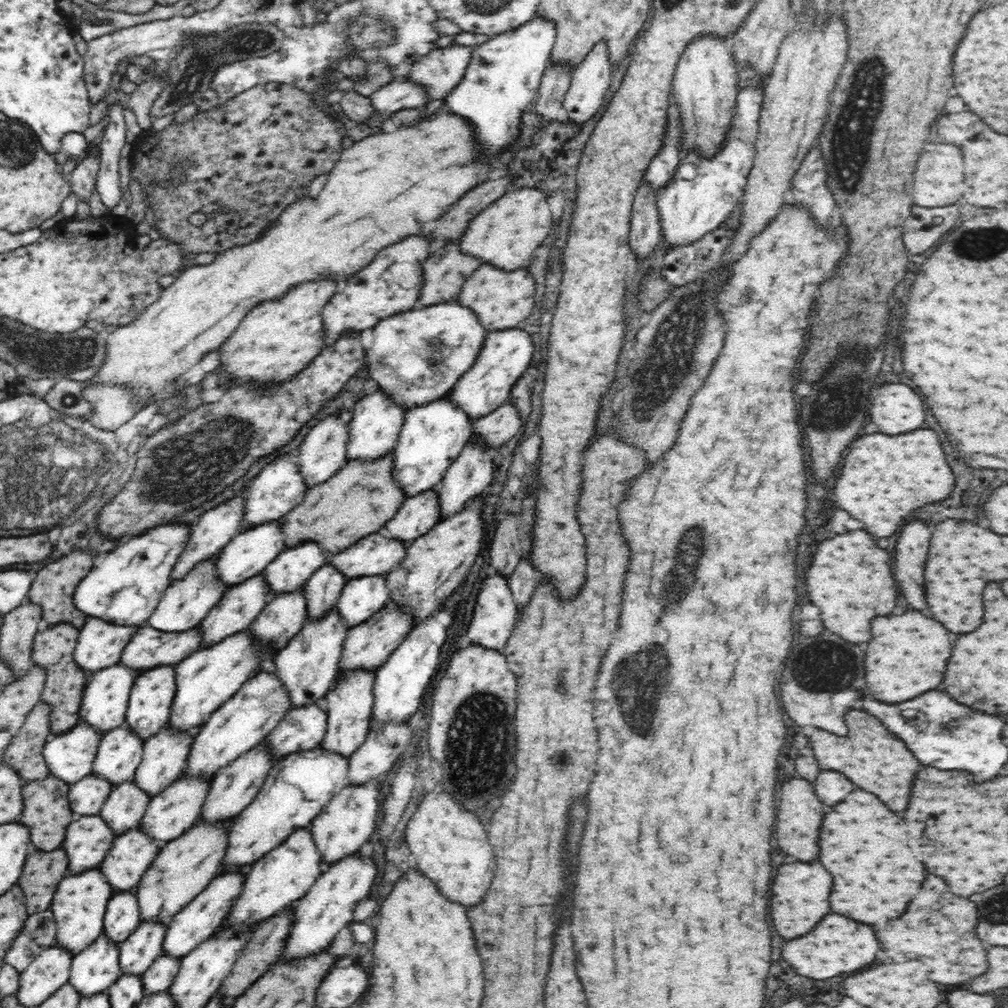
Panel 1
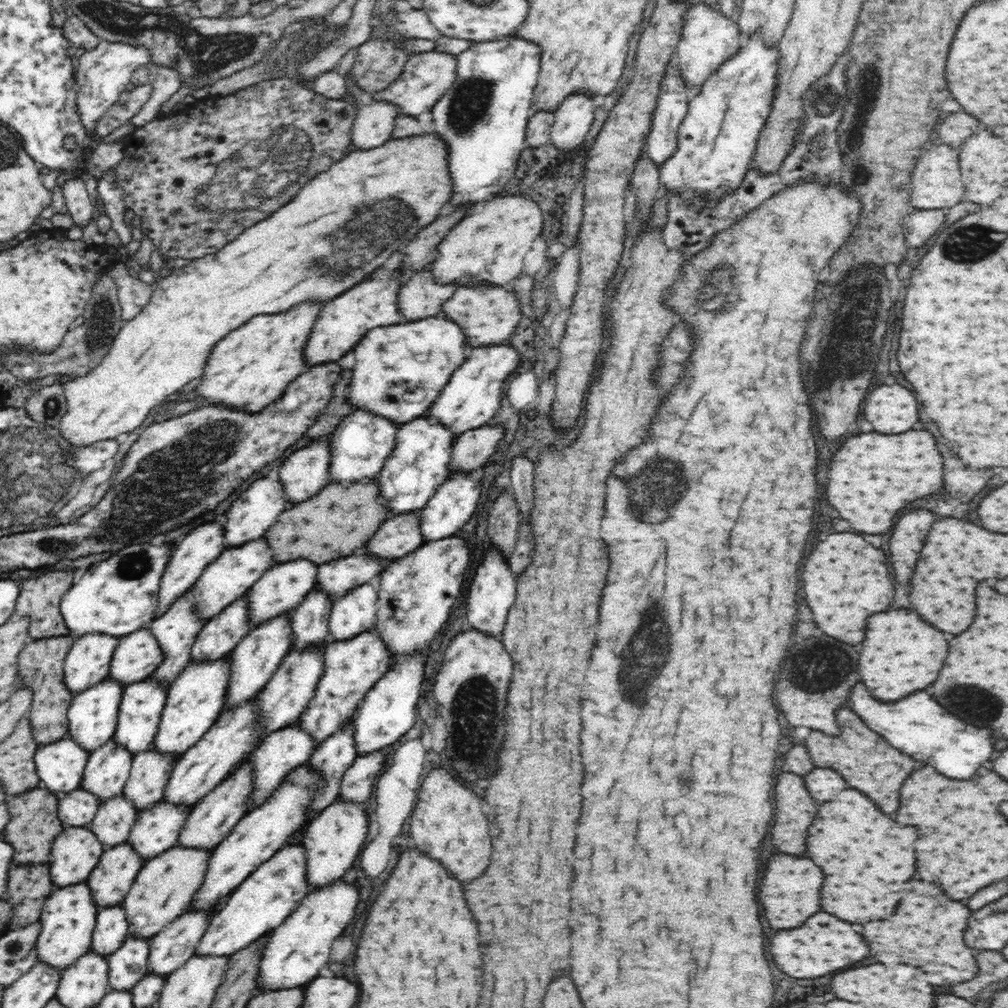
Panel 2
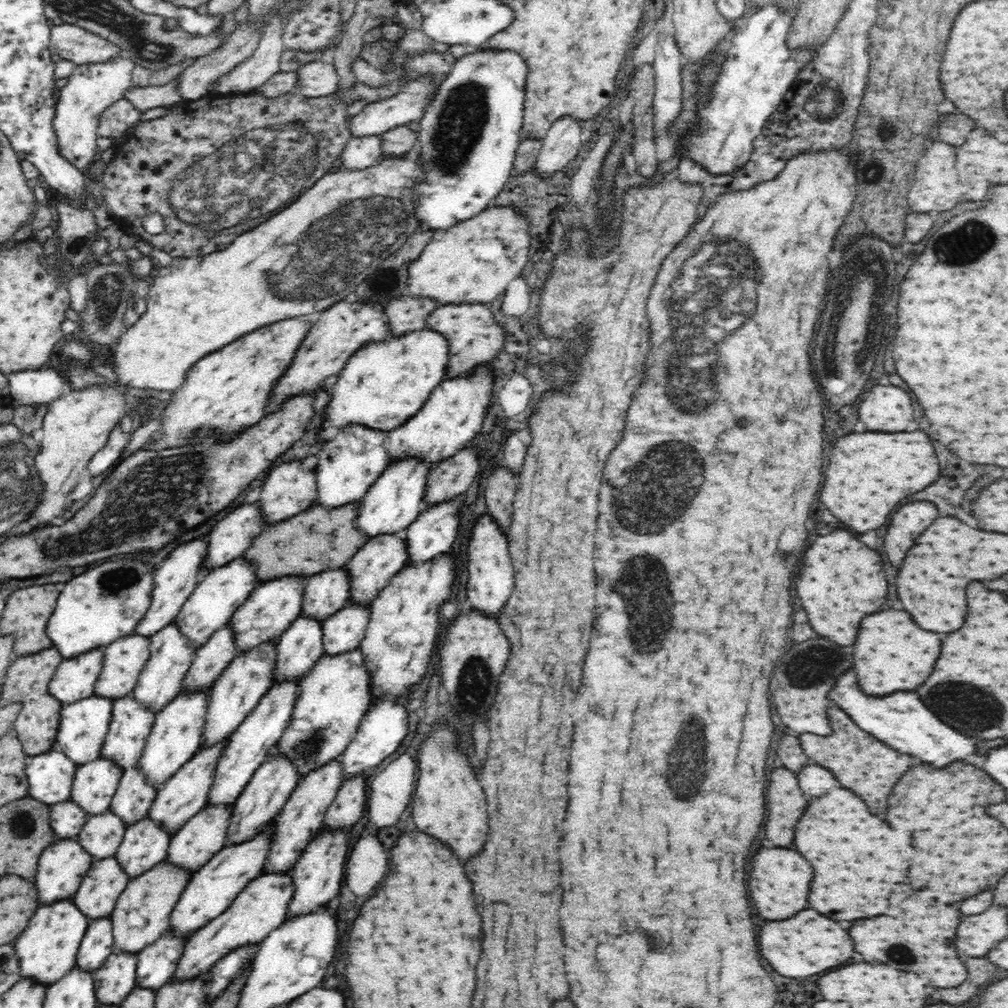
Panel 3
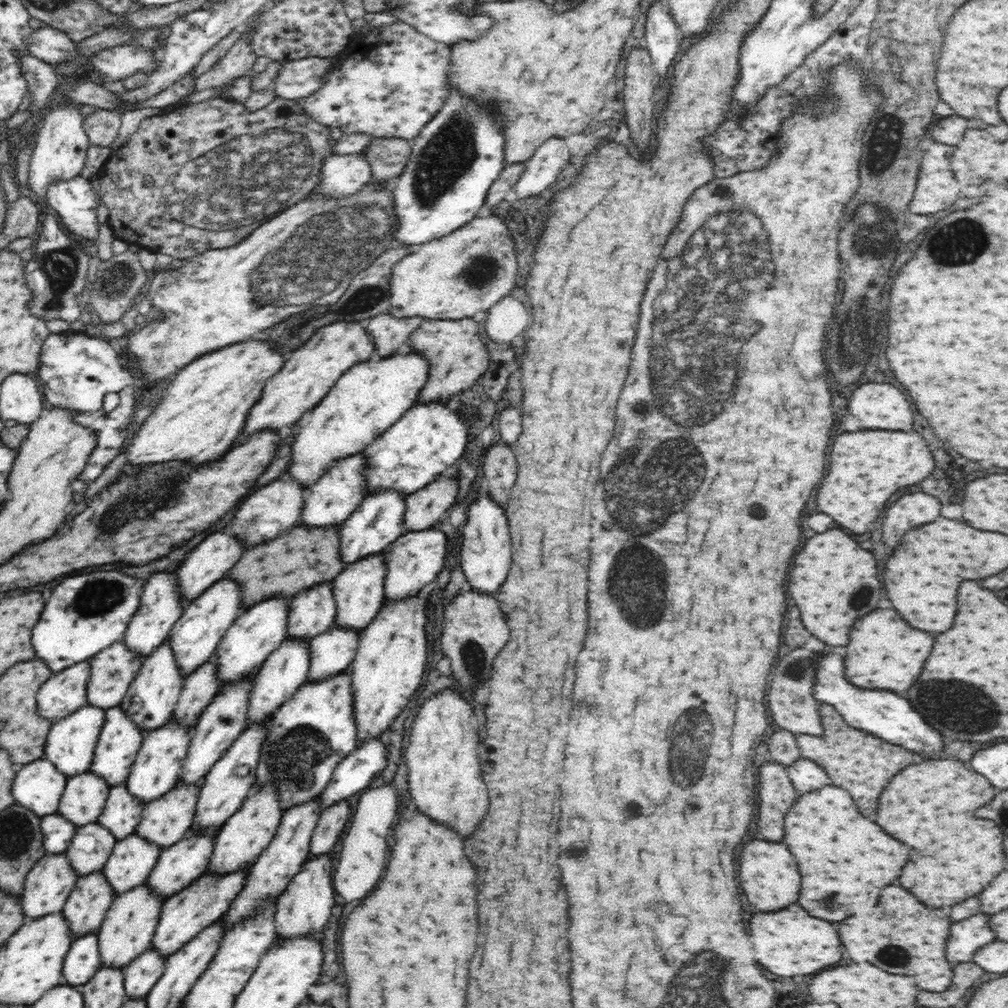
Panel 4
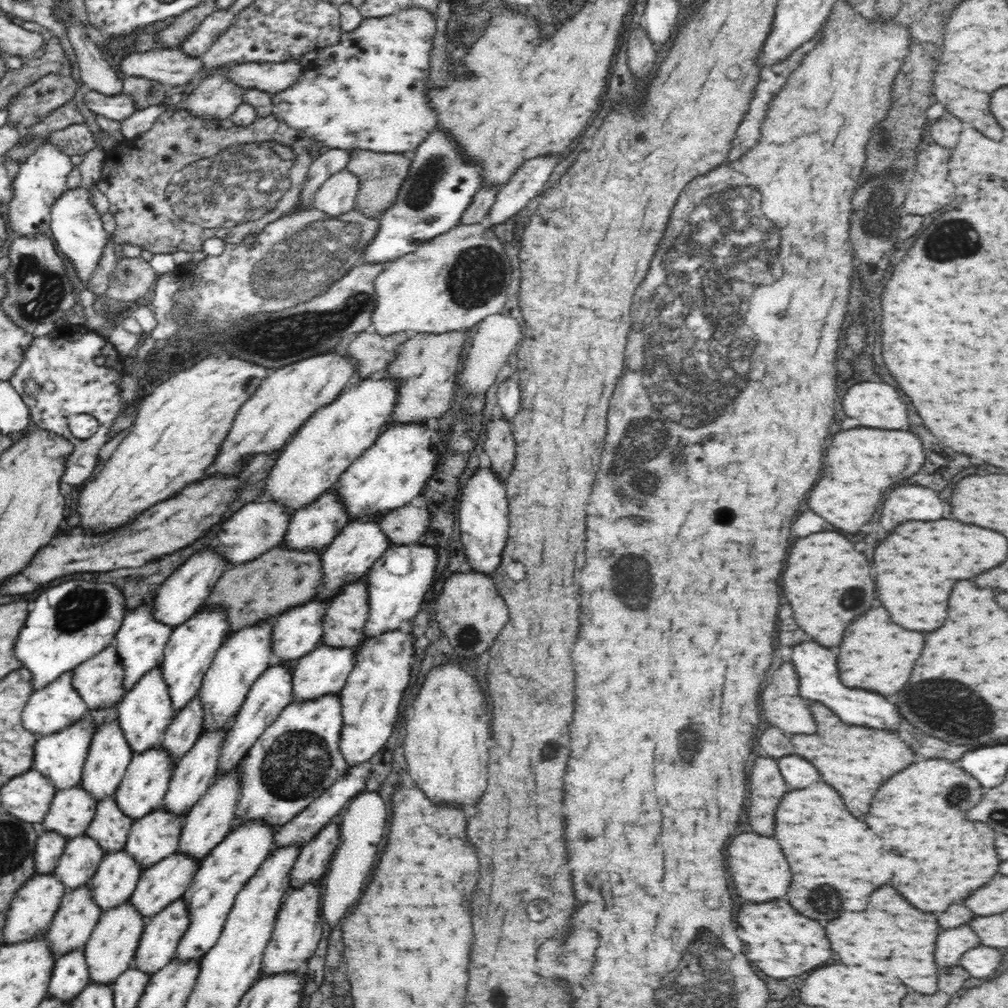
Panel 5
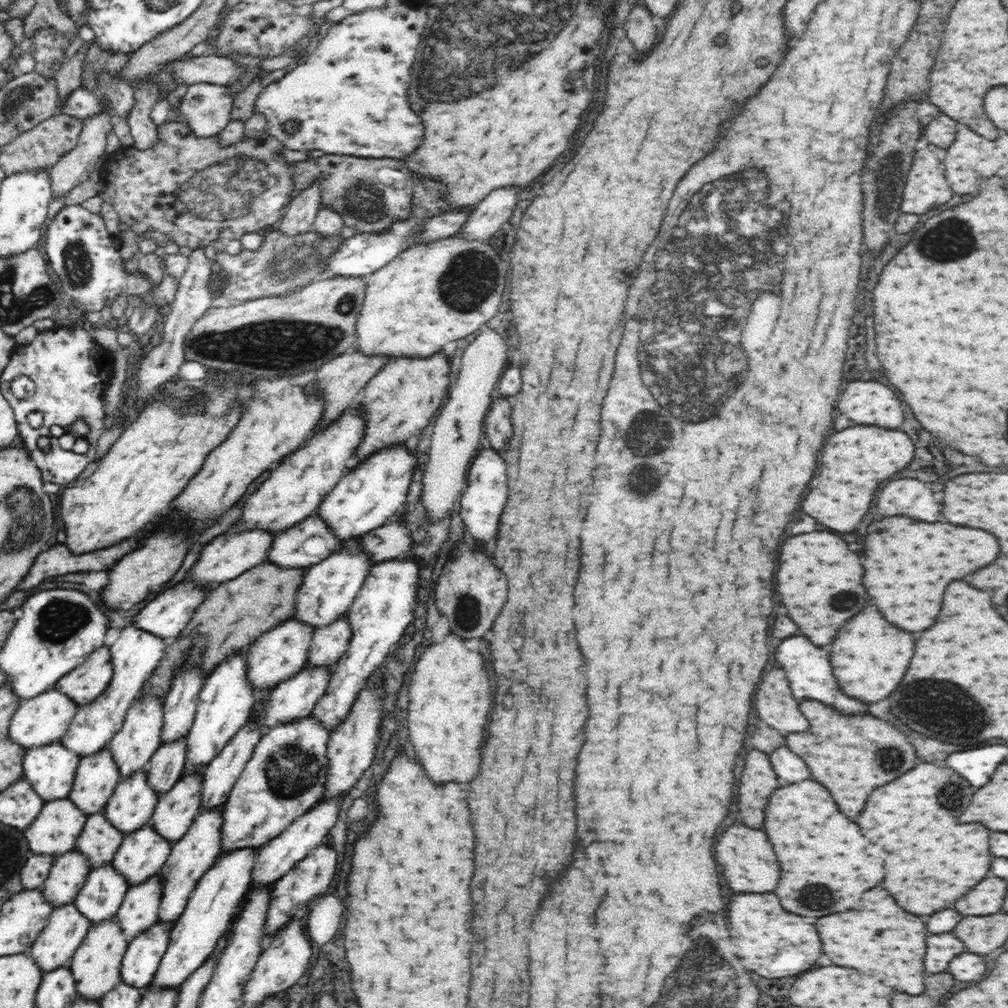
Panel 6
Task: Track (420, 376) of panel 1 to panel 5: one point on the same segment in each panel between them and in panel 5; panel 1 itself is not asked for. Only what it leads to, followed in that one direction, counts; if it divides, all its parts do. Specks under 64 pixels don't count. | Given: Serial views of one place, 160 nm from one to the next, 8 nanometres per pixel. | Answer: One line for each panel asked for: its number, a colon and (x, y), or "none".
2: (400, 370)
3: (382, 385)
4: (368, 399)
5: (311, 462)

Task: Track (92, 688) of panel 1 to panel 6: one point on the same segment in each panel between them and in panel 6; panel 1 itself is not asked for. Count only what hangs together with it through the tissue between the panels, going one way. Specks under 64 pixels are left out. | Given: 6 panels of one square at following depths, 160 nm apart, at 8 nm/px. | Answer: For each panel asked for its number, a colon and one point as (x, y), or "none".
2: (93, 714)
3: (84, 725)
4: (71, 742)
5: (60, 757)
6: (50, 770)

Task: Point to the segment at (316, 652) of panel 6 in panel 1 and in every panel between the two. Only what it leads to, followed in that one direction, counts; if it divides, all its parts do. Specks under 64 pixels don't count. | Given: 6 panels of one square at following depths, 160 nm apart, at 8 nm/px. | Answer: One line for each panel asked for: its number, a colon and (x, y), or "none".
1: (418, 514)
2: (399, 535)
3: (380, 558)
4: (358, 590)
5: (344, 619)

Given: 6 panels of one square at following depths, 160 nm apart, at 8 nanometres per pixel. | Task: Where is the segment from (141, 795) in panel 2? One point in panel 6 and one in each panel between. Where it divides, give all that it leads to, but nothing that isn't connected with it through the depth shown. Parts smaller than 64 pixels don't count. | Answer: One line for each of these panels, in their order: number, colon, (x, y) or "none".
3: (134, 797)
4: (122, 813)
5: (110, 828)
6: (99, 840)

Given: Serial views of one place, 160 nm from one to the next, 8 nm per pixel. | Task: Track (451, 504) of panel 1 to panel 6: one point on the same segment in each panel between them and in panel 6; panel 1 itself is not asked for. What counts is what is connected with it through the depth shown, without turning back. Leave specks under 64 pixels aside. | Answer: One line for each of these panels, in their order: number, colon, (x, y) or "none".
2: (450, 508)
3: (432, 533)
4: (413, 560)
5: (396, 584)
6: (381, 611)

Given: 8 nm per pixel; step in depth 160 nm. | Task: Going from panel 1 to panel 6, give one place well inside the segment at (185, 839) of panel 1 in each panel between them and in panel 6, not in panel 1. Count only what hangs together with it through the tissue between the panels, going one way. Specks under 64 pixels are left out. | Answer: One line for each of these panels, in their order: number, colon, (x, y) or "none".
2: (163, 889)
3: (141, 916)
4: (126, 932)
5: (109, 952)
6: (95, 966)

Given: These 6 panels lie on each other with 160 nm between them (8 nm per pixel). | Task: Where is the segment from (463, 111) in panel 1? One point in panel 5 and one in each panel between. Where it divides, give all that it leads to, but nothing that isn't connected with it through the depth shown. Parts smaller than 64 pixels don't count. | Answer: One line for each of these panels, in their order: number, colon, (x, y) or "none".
2: (482, 118)
3: (468, 136)
4: (457, 156)
5: (441, 181)

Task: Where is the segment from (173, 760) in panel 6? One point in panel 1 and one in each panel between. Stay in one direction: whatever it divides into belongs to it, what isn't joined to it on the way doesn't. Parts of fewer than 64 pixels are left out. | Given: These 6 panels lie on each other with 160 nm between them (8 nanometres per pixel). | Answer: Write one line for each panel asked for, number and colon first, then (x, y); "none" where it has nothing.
1: (242, 603)
2: (219, 637)
3: (210, 660)
4: (198, 690)
5: (186, 727)

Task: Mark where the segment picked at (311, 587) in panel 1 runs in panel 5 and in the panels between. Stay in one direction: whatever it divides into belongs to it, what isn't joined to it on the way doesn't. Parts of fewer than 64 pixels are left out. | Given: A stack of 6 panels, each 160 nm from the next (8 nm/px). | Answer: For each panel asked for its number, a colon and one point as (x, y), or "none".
2: (310, 619)
3: (298, 649)
4: (285, 671)
5: (271, 693)

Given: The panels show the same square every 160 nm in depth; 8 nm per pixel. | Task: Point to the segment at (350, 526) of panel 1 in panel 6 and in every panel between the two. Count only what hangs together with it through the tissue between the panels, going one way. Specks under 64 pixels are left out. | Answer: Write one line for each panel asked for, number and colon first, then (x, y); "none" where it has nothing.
2: (340, 519)
3: (319, 539)
4: (304, 557)
5: (265, 587)
6: (234, 614)

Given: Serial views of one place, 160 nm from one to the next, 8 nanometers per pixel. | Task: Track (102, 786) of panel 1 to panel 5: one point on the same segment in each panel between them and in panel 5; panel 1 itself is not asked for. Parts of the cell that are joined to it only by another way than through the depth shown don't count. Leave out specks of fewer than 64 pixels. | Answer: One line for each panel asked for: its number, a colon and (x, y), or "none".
2: (77, 808)
3: (66, 819)
4: (57, 832)
5: (49, 846)

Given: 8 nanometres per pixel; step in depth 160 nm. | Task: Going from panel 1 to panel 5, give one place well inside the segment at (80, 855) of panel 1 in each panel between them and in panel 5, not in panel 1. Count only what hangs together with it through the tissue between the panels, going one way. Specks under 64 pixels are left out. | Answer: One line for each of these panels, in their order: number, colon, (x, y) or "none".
2: (75, 852)
3: (61, 867)
4: (47, 886)
5: (33, 907)

